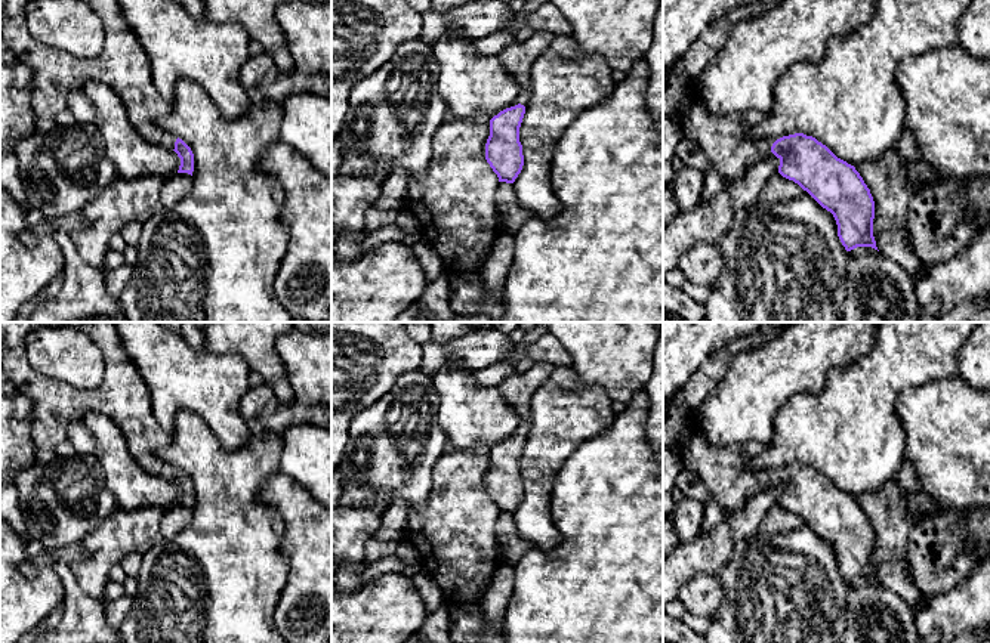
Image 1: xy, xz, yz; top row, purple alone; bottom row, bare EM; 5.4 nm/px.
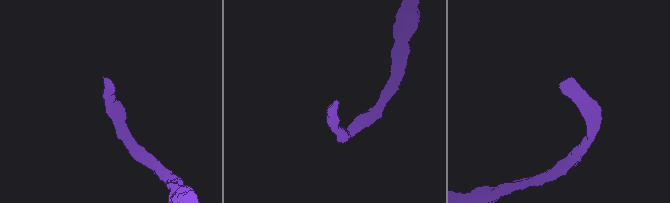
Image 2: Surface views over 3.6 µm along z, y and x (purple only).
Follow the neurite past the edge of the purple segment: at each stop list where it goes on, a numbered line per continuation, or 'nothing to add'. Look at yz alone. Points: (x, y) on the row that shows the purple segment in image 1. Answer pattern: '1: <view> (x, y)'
nothing to add

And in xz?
1: xz (517, 58)

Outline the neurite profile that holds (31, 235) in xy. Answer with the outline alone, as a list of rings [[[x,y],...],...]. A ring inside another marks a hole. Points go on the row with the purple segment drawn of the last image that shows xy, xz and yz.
[[[73,213],[56,220],[46,220],[37,226],[28,226],[21,234],[21,241],[27,247],[34,247],[43,237],[52,235],[55,231],[64,231],[70,234],[86,226],[86,219],[81,213]]]

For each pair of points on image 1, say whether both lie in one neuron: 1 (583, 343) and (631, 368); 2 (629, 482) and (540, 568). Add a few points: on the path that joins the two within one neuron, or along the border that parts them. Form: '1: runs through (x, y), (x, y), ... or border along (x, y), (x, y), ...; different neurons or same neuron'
1: runs through (595, 343), (605, 343), (619, 356); same neuron
2: runs through (620, 509), (567, 563); same neuron

